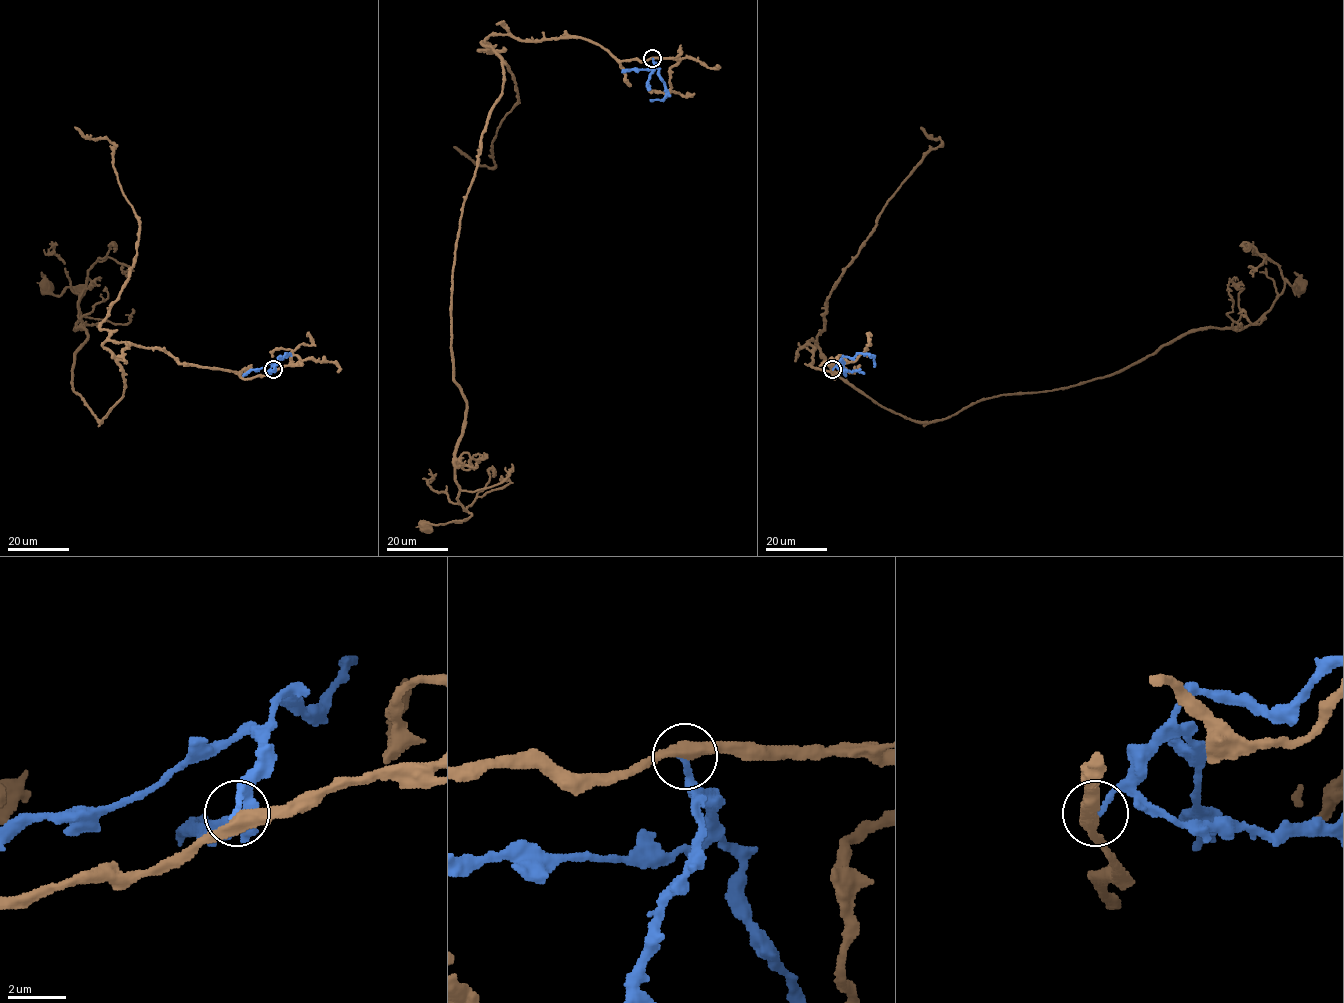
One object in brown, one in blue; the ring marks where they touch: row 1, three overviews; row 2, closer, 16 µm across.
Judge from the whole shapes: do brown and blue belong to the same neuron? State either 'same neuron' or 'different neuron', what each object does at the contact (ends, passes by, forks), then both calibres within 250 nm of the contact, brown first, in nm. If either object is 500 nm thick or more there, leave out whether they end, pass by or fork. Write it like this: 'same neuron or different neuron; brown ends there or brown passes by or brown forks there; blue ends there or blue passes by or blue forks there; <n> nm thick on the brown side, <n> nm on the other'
different neuron; brown passes by; blue ends there; 440 nm thick on the brown side, 200 nm on the other

